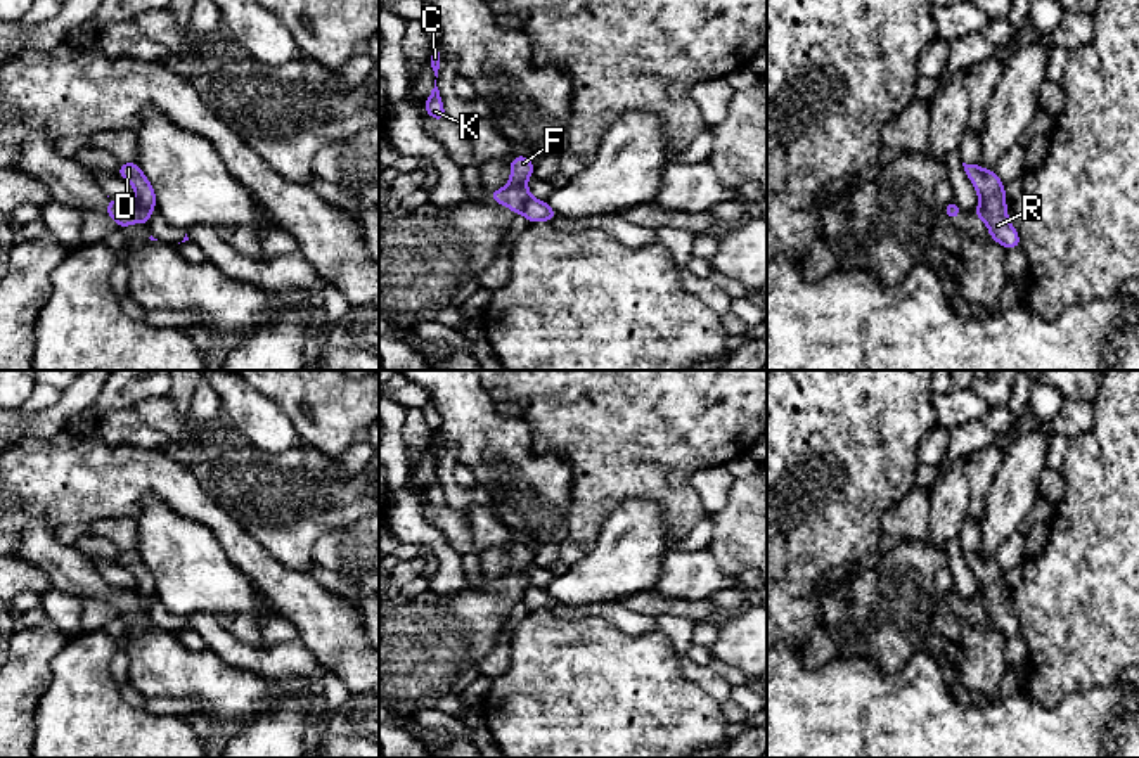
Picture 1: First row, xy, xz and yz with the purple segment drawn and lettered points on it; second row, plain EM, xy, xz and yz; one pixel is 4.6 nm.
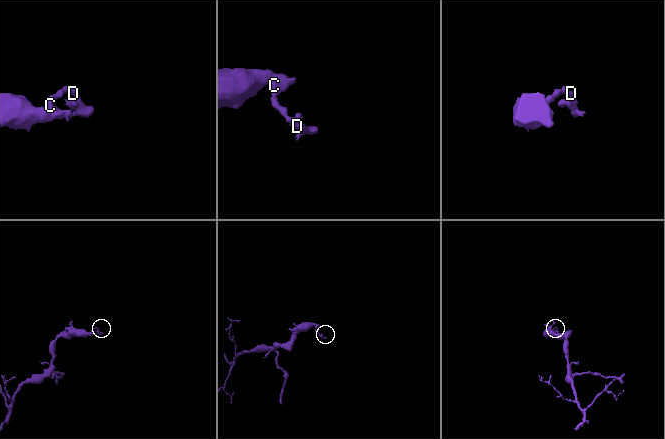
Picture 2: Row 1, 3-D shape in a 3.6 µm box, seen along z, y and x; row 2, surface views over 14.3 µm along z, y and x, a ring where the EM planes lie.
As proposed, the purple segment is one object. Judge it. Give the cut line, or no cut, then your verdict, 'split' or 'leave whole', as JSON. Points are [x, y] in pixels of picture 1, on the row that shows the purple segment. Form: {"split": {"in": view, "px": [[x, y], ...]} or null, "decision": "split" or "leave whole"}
{"split": {"in": "xy", "px": [[134, 201], [141, 220]]}, "decision": "split"}

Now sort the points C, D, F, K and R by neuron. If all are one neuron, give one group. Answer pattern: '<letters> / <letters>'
C D K R / F

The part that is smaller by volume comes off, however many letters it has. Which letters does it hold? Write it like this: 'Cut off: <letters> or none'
Cut off: F

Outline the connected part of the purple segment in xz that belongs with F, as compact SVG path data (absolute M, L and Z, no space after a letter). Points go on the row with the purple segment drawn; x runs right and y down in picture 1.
M528 156L511 157L511 182L488 194L490 201L507 206L514 215L523 213L524 202L531 197L526 180L535 173Z

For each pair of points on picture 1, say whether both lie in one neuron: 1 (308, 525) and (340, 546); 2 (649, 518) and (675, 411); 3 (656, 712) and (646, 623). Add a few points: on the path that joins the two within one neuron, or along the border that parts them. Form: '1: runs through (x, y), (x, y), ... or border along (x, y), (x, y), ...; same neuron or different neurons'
1: border along (360, 520), (326, 532), (312, 551), (312, 563); different neurons
2: border along (613, 509), (629, 499), (653, 501), (667, 540); different neurons
3: border along (608, 622), (630, 634), (655, 632); different neurons

